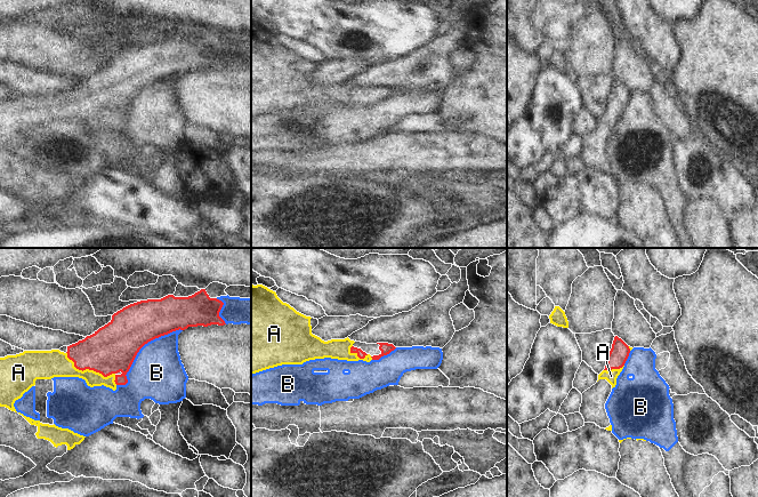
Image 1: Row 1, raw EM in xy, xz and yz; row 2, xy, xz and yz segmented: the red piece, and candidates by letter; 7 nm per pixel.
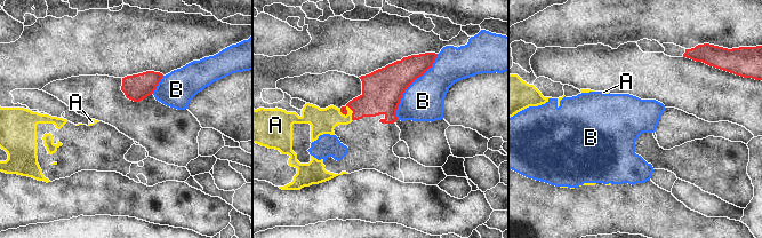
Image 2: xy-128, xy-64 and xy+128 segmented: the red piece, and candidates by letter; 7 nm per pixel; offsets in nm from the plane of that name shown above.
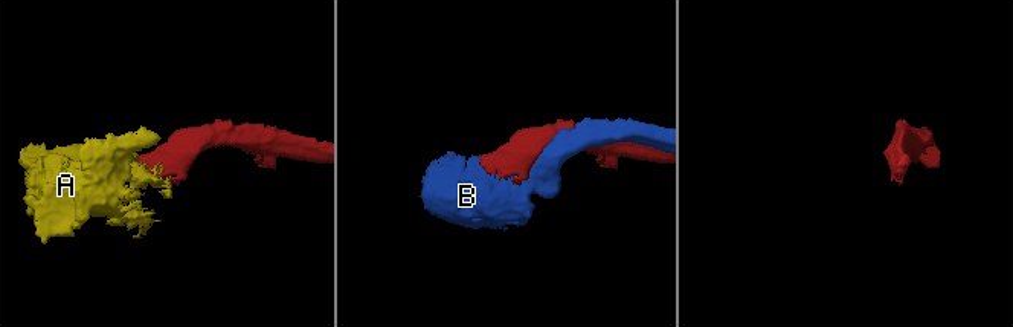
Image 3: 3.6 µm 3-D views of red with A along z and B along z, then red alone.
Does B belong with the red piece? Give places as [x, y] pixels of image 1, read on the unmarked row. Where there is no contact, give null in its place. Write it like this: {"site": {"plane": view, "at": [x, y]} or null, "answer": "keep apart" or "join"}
{"site": {"plane": "xy", "at": [139, 93]}, "answer": "keep apart"}

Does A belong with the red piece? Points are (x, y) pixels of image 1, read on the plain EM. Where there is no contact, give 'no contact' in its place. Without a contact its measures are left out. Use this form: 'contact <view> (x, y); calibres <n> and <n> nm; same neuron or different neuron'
contact xy (93, 113); calibres 340 and 170 nm; same neuron

